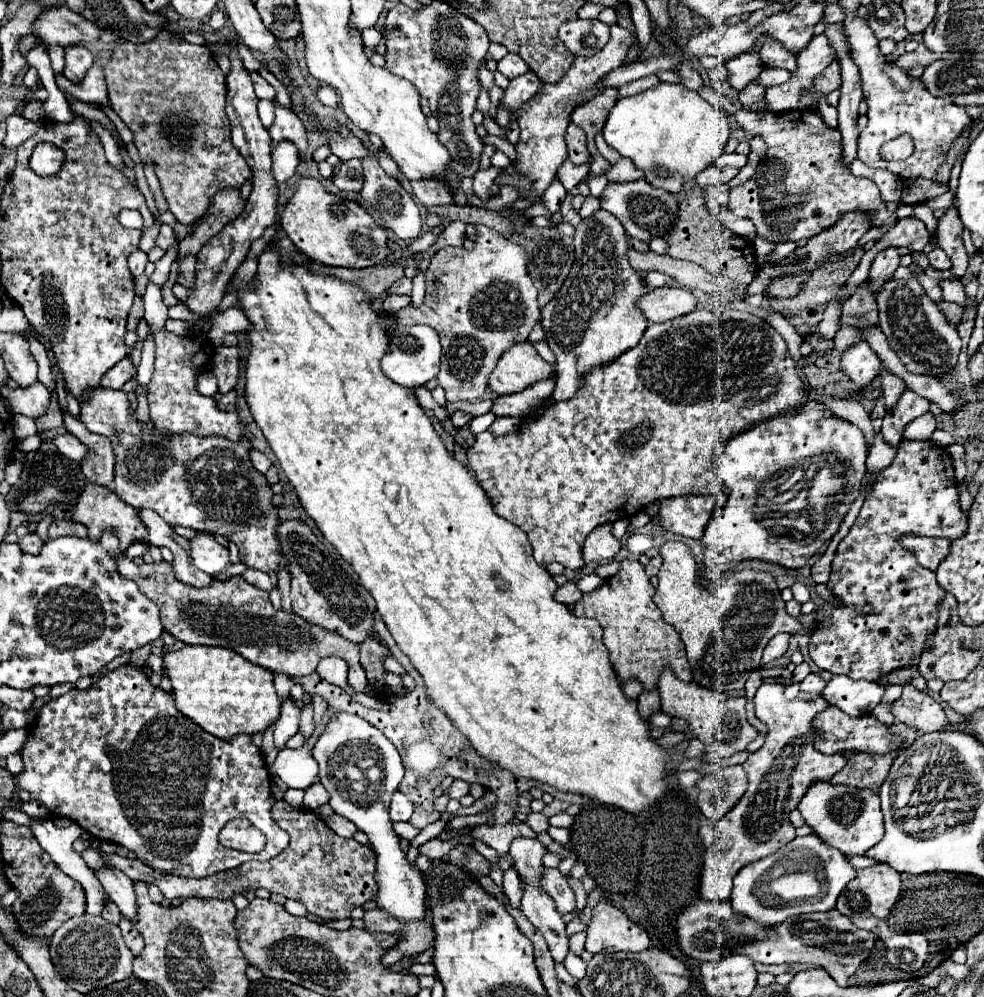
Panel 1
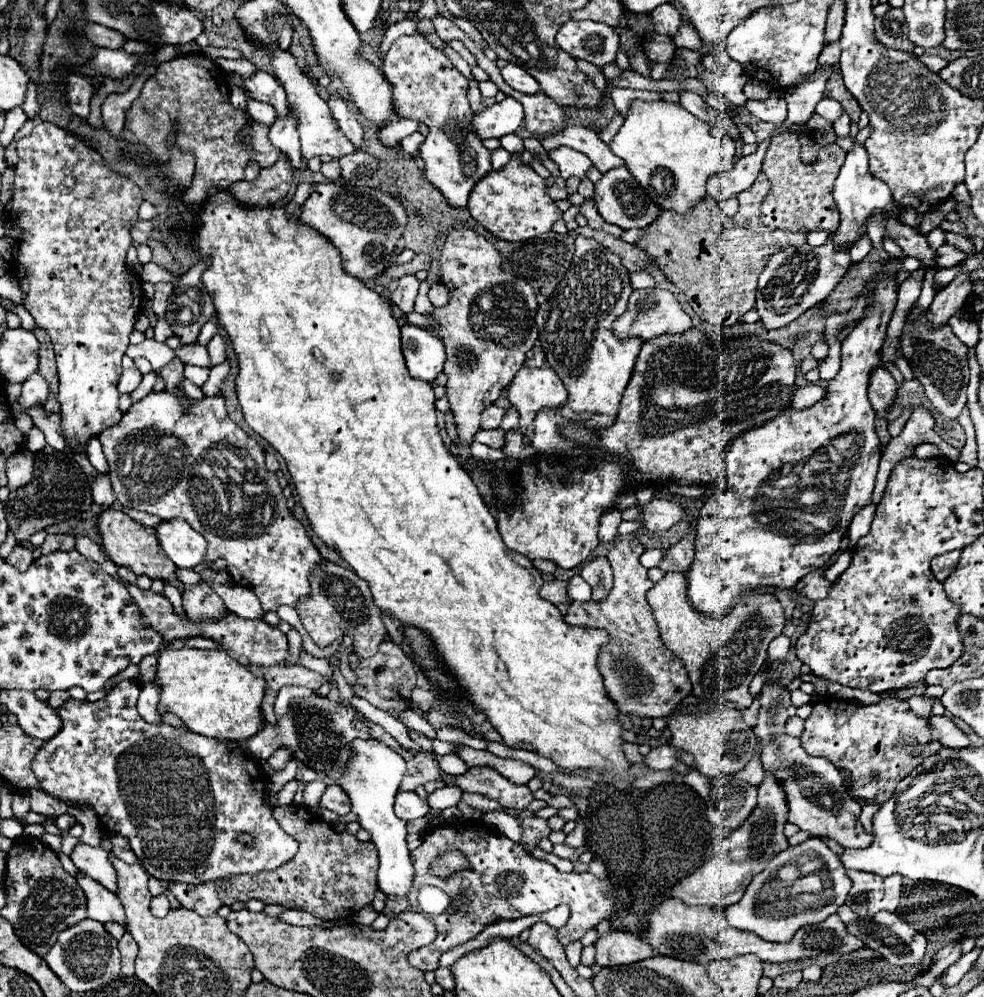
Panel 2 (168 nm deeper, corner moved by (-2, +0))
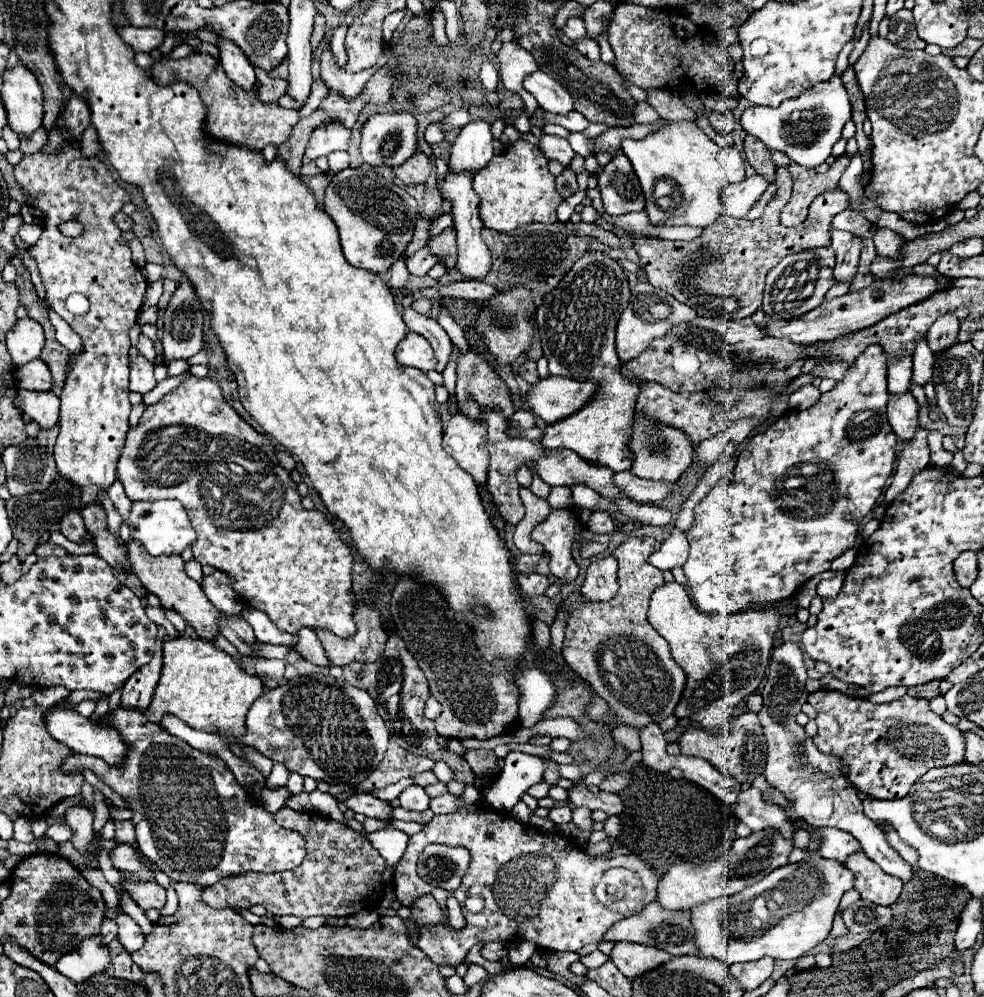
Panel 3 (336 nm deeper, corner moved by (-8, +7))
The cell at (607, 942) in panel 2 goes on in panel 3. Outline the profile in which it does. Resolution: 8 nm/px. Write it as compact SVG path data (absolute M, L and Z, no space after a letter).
M621 942L613 948L611 960L621 970L623 976L627 976L629 980L635 980L635 978L643 976L645 972L651 972L651 970L659 968L661 964L669 962L671 956L669 956L669 952L661 952L659 948Z

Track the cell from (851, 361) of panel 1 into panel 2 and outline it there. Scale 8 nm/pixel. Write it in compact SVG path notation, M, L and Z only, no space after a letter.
M879 365L871 371L867 395L869 395L869 401L871 401L873 409L877 411L877 415L883 417L885 409L893 403L895 389L897 389L897 381L891 377L891 373L883 365Z

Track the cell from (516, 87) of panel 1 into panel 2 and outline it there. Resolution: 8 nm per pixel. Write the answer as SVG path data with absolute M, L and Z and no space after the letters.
M507 97L501 103L493 103L491 107L473 117L475 131L479 131L481 139L487 137L499 139L507 133L515 133L521 121L523 121L523 105L513 97Z

